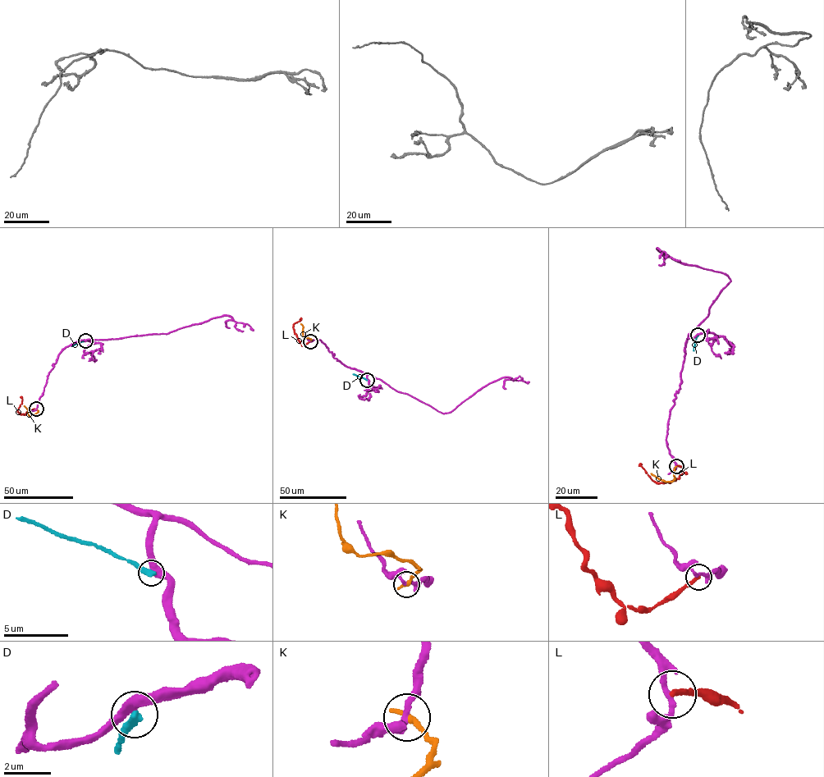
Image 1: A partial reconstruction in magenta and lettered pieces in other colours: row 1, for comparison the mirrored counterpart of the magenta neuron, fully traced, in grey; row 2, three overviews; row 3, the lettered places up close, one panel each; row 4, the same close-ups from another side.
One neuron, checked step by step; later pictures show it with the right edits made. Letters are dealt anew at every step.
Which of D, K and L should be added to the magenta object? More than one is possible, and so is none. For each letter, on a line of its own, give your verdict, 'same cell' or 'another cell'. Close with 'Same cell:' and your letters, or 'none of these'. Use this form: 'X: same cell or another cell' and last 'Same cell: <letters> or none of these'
D: another cell
K: another cell
L: another cell
Same cell: none of these

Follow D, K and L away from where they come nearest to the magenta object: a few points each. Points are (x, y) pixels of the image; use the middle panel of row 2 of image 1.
D: (367, 380), (353, 374)
K: (309, 340), (311, 339), (303, 335), (303, 326), (300, 323)
L: (309, 341), (302, 344), (294, 332), (293, 324), (299, 319)

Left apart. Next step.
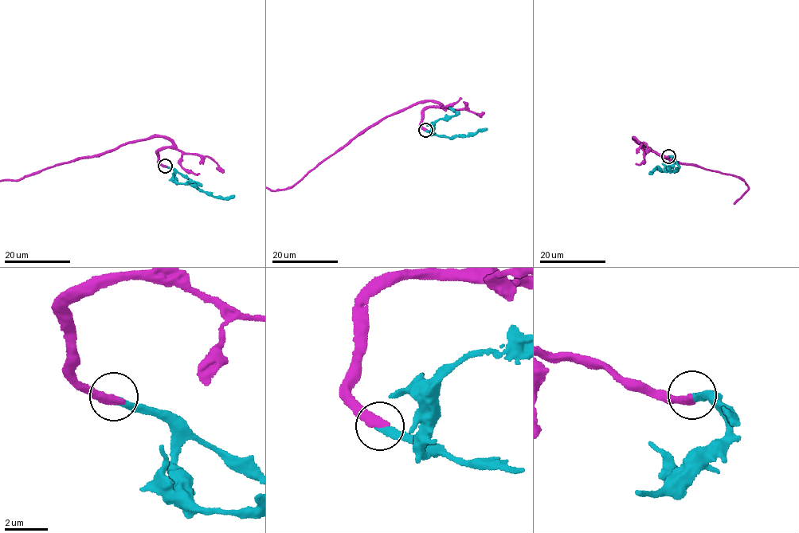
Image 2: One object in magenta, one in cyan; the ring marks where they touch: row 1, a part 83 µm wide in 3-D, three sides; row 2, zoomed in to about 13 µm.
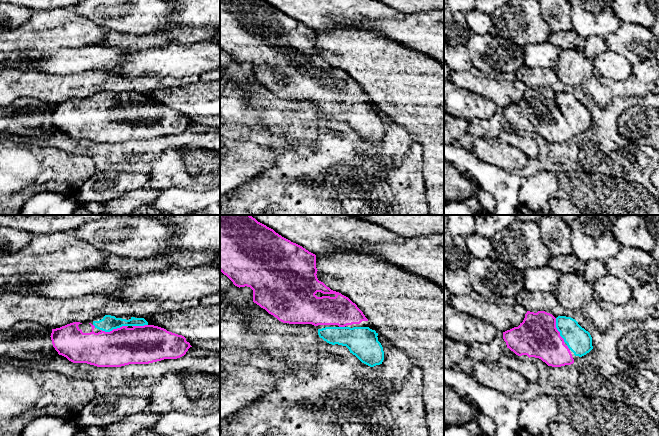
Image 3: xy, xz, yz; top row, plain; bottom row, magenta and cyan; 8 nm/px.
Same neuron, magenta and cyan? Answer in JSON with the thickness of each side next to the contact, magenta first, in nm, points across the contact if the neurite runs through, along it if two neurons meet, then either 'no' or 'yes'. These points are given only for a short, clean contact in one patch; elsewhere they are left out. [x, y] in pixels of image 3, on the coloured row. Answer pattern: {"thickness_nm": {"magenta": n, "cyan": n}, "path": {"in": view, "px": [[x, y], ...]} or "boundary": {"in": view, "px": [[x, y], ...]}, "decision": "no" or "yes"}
{"thickness_nm": {"magenta": 300, "cyan": 120}, "decision": "yes"}

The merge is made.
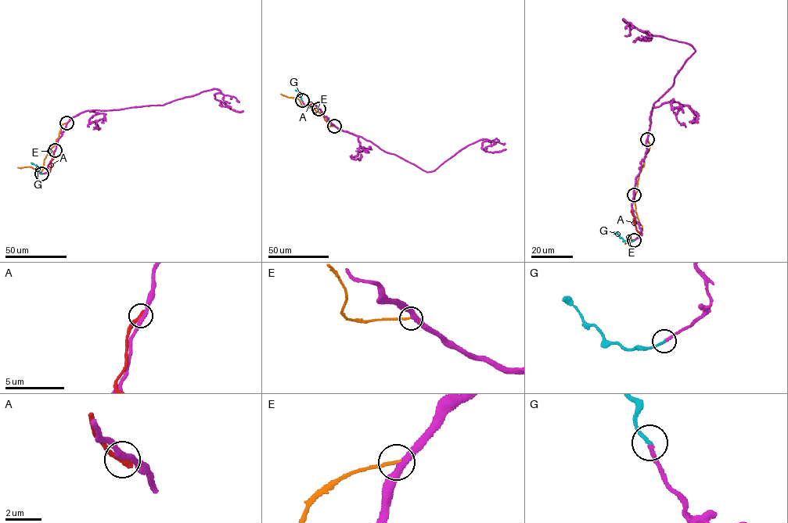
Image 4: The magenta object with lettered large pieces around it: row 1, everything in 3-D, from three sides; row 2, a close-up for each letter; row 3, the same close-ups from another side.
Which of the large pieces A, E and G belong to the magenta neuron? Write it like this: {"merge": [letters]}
{"merge": ["G"]}

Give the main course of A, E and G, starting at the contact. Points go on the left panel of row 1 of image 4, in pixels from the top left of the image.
A: (55, 150), (48, 173)
E: (66, 123), (61, 126), (59, 137), (44, 159), (41, 171), (38, 173), (30, 166), (18, 167)
G: (41, 173), (30, 162)

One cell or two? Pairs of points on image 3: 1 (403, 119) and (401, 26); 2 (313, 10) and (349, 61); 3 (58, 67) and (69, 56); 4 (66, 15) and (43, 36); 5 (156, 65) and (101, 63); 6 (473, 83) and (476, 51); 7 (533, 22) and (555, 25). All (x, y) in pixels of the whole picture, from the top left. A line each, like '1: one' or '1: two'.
1: two
2: two
3: one
4: one
5: two
6: two
7: two

